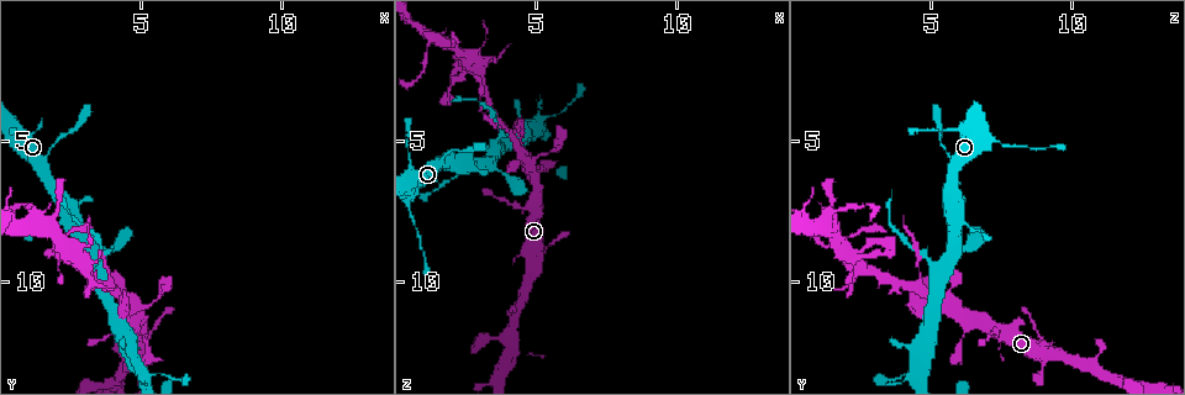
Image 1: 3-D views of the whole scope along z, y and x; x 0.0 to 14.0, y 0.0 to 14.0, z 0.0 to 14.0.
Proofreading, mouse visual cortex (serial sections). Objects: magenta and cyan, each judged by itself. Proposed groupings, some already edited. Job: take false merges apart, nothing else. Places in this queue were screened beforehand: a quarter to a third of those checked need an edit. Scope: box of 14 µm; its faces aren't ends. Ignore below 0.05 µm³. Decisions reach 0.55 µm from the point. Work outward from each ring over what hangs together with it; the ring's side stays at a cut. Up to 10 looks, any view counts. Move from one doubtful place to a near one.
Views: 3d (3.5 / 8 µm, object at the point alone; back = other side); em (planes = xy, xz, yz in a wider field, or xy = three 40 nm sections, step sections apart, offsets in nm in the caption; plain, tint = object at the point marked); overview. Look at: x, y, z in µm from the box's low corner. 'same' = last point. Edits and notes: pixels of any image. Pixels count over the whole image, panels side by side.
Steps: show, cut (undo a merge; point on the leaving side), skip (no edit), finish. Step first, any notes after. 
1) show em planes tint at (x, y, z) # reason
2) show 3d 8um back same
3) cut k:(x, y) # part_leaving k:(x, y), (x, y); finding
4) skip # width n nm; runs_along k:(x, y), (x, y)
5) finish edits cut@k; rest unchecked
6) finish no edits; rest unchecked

show 3d 8um back at (2.6, 4.7, 5.3) # calibre changes

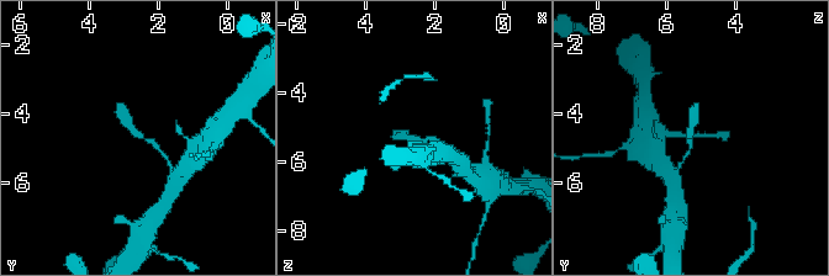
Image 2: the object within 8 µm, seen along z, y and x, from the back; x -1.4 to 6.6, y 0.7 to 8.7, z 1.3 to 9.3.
show 3d 3.5um at (2.5, 4.6, 5.3) # zoom in

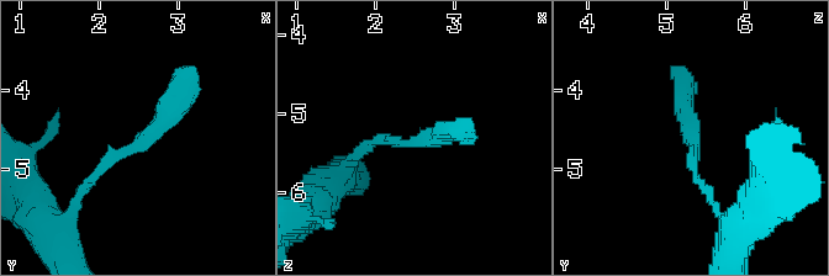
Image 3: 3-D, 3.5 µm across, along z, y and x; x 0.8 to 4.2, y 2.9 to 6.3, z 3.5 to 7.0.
show em xy step 3 tint at (2.60, 4.65, 5.30)

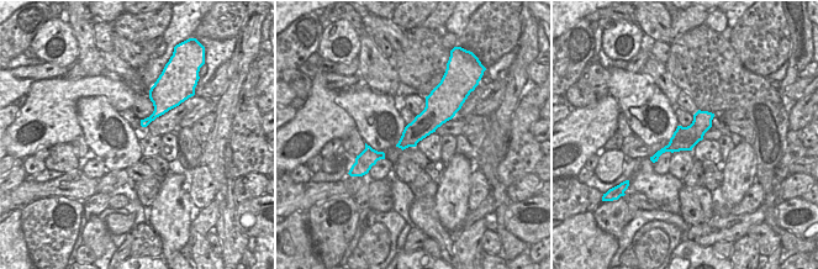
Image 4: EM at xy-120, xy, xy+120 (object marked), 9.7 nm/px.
skip # width 240 nm; runs_along 3:(83, 189), (162, 121), (189, 72); continuous, no second cell

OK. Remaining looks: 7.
show 3d 3.5um at (4.7, 10.8, 5.5) # abrupt turn

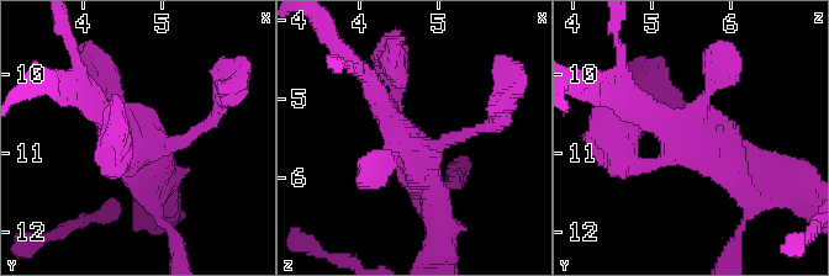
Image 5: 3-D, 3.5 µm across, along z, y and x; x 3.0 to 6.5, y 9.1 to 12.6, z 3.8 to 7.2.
show em xy step 1 tint at (4.60, 10.80, 5.50) # need the tissue

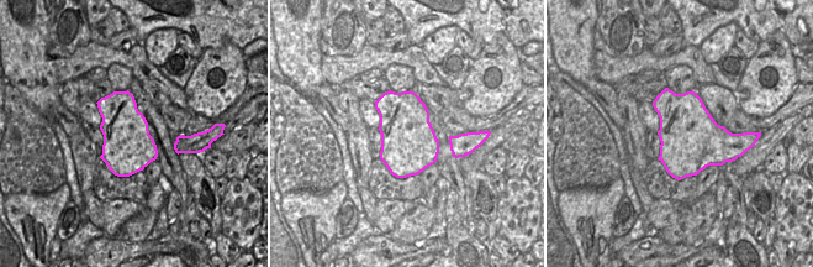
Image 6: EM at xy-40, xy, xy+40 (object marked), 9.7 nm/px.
show em xy step 2 tint same

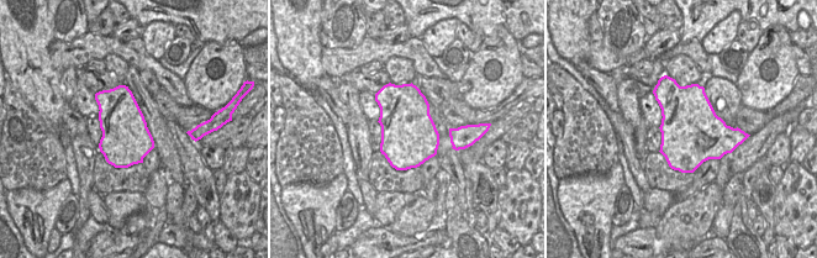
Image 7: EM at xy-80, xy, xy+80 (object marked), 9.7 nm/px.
skip # all the same cell

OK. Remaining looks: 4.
show 3d 8um at (3.7, 8.8, 4.5) # narrows sharply

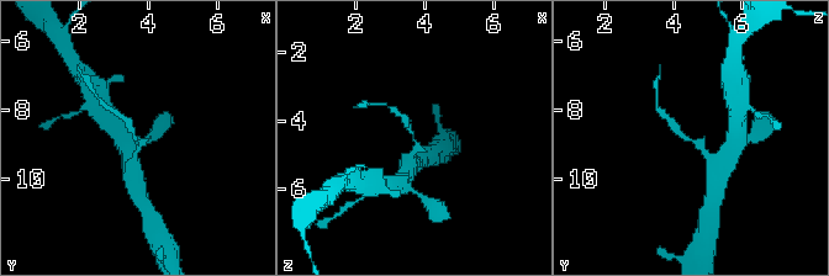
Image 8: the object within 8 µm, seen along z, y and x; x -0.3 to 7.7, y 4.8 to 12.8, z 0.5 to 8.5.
show em xy step 3 tint at (3.7, 8.8, 4.4) # arm_widths 250, 250 nm; now the EM

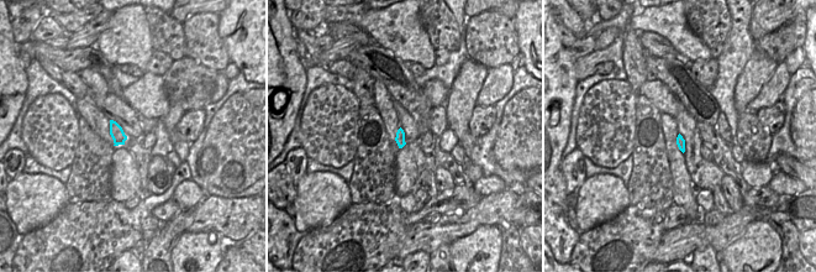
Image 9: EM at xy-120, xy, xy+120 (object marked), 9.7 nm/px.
cut 8:(674, 126) # part_leaving 8:(690, 139), (686, 139), (659, 109); a second cell is stuck on

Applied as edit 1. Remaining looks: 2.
finish edits cut@8; rest unchecked

